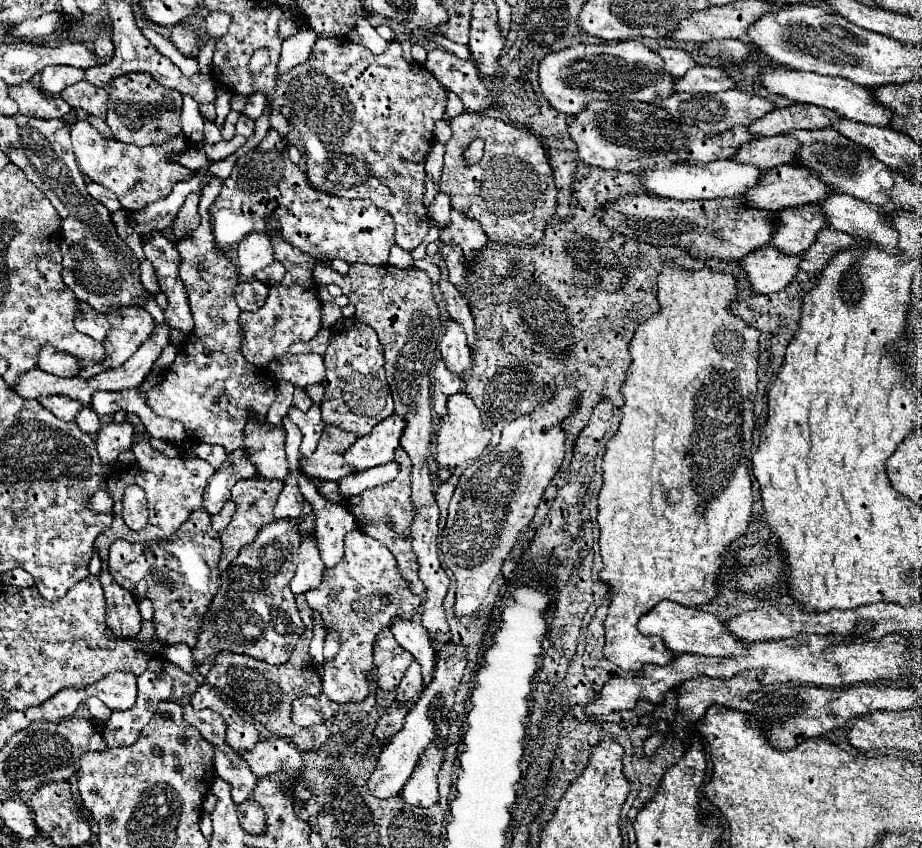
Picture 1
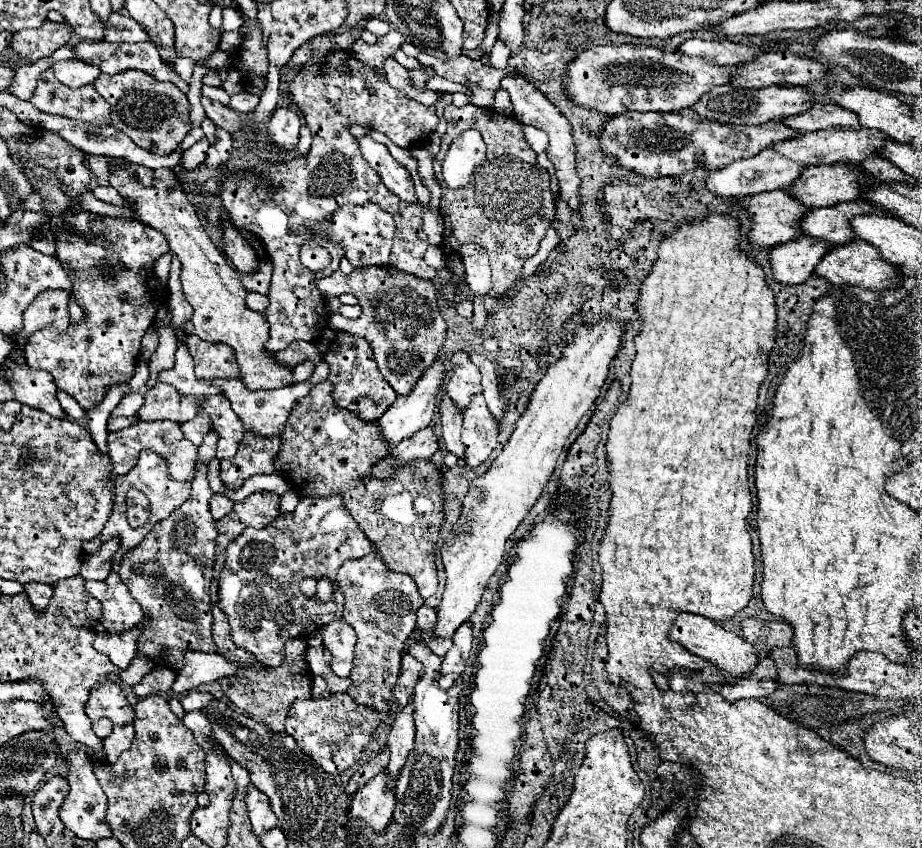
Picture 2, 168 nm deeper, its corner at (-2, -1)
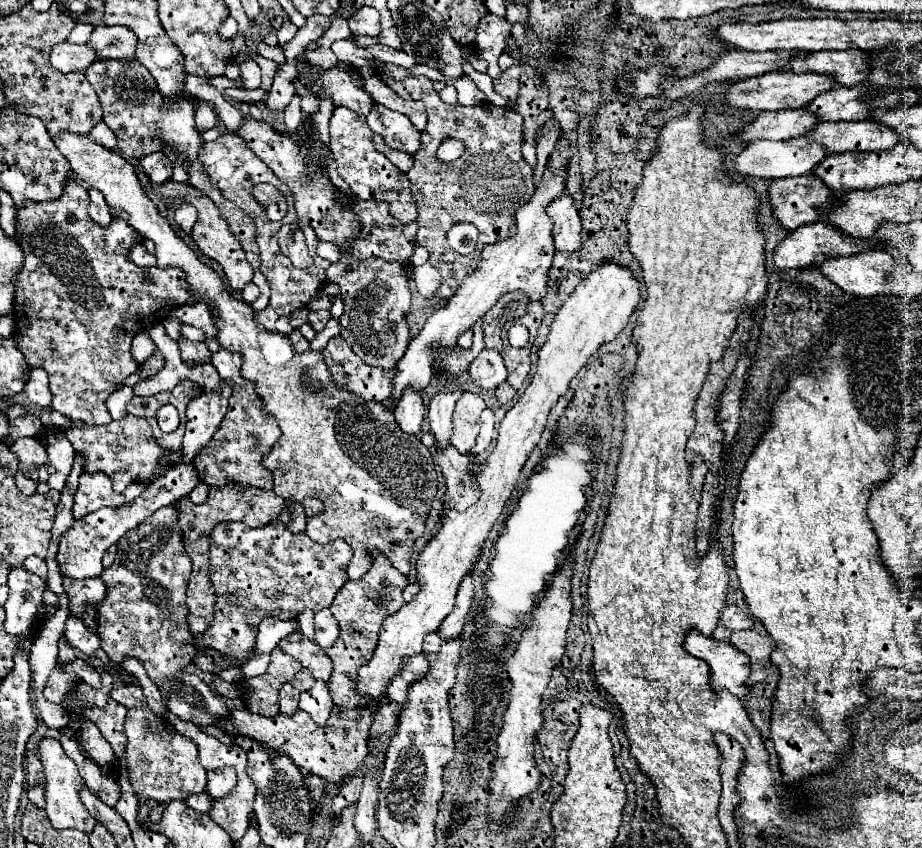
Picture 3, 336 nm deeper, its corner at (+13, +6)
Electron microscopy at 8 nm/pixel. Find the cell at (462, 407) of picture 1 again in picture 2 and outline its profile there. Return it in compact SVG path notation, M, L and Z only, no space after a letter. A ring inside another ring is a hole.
M483 394L473 396L463 412L463 446L465 456L459 460L463 466L479 466L489 458L497 446L497 420L489 412Z

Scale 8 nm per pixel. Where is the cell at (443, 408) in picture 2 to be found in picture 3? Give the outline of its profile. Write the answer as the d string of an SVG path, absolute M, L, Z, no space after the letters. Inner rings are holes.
M448 445L444 451L438 449L436 463L442 469L442 477L446 483L446 495L442 497L442 513L448 513L452 509L464 511L470 505L474 505L480 497L480 489L476 489L472 467L468 455L460 455L452 445Z

